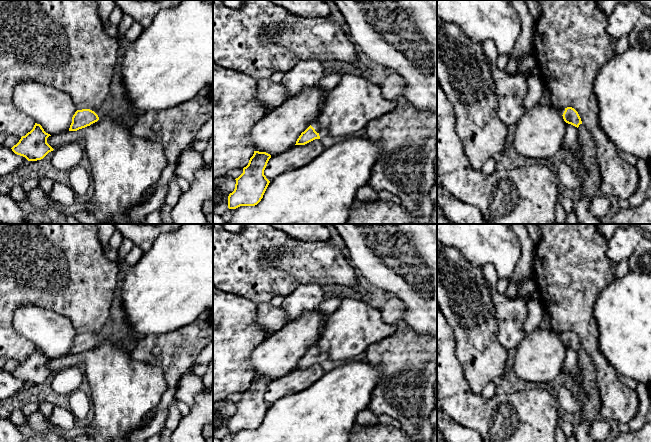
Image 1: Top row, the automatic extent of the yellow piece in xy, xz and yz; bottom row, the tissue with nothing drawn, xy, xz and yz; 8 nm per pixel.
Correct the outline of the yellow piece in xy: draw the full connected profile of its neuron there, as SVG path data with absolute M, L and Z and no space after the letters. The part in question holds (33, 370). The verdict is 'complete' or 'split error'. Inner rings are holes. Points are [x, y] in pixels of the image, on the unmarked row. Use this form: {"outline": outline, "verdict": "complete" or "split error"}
{"outline": "M35 347L33 353L22 360L11 373L15 378L25 381L28 385L41 384L54 374L47 367L49 360L51 359L46 357L40 348Z", "verdict": "complete"}

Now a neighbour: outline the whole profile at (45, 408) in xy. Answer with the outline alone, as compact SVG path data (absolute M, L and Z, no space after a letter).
M41 402L39 403L38 410L45 415L46 417L49 417L52 413L54 406L48 402Z

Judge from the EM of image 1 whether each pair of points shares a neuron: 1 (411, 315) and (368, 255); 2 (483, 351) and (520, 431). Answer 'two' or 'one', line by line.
1: one
2: two

